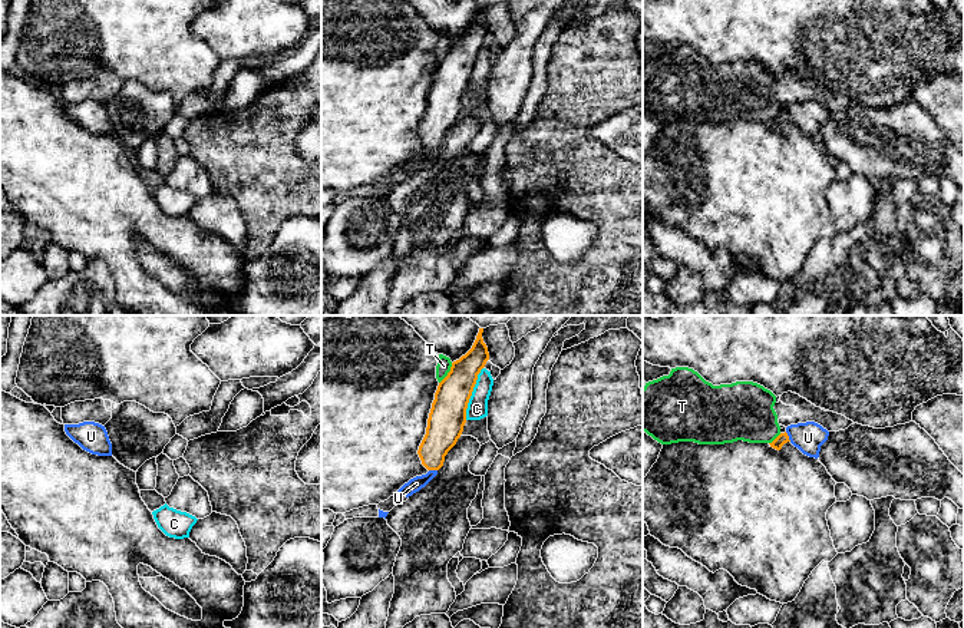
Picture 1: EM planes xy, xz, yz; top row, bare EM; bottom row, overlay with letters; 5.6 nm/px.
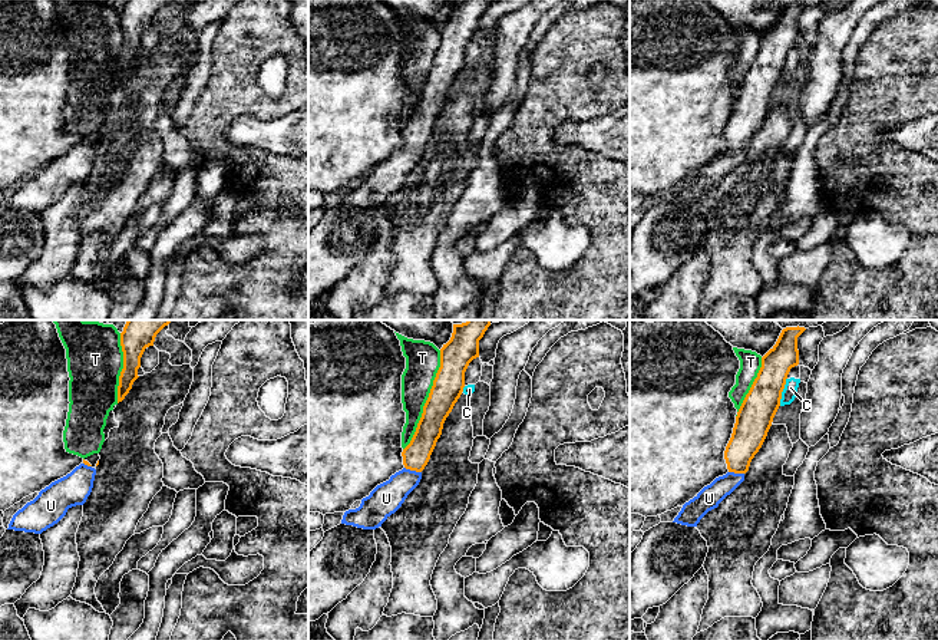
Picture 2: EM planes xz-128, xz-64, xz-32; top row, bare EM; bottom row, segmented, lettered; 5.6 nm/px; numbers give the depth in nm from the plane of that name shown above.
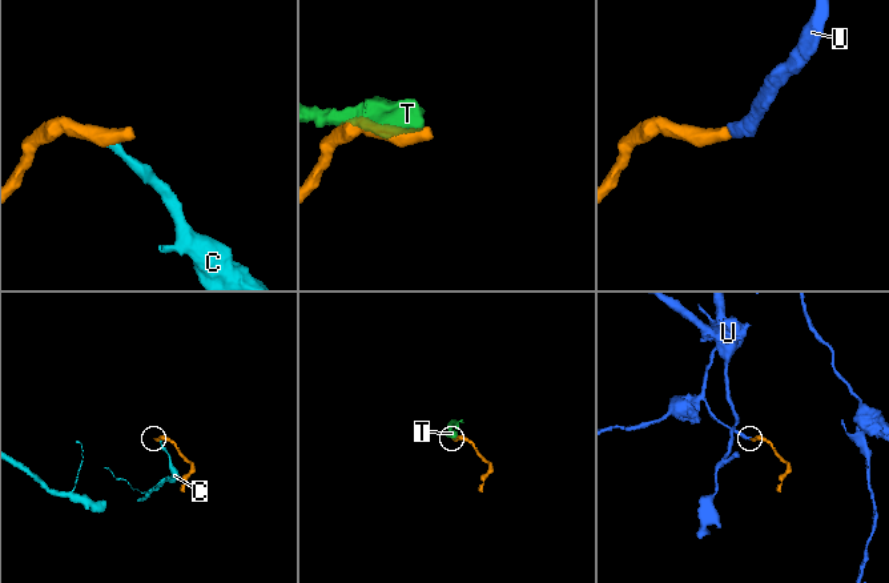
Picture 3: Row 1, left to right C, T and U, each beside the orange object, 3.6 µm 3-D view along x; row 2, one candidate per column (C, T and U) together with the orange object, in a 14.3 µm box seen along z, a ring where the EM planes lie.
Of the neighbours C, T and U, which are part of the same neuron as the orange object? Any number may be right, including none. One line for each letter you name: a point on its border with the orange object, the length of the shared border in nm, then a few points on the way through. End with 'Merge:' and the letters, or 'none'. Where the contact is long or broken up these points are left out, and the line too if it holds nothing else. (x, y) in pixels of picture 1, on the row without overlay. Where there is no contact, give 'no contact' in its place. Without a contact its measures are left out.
U: yz (788, 115) | 70 nm | across yz (782, 116), (788, 115), (808, 116)
Merge: U

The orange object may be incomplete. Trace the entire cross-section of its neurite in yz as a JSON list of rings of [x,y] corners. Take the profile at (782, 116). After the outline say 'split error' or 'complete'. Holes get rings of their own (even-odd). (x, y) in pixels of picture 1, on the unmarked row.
[[[815,100],[790,103],[785,112],[780,112],[770,126],[780,129],[782,125],[790,120],[803,133],[819,136],[821,125],[828,119],[829,110]]]; split error

